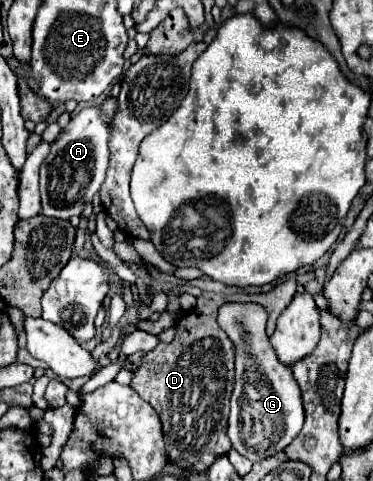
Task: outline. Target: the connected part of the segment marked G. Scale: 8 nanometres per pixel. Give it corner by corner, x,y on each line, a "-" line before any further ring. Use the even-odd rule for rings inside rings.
224,304
218,310
218,324
228,334
228,338
236,346
236,384
232,394
232,410
228,418
228,438
232,442
232,448
254,462
254,454
260,458
268,458
280,450
284,450
296,434
302,430
304,424
304,408
302,408
302,394
298,388
298,382
292,376
292,370
278,362
268,336
264,332
266,328
266,310
260,304

